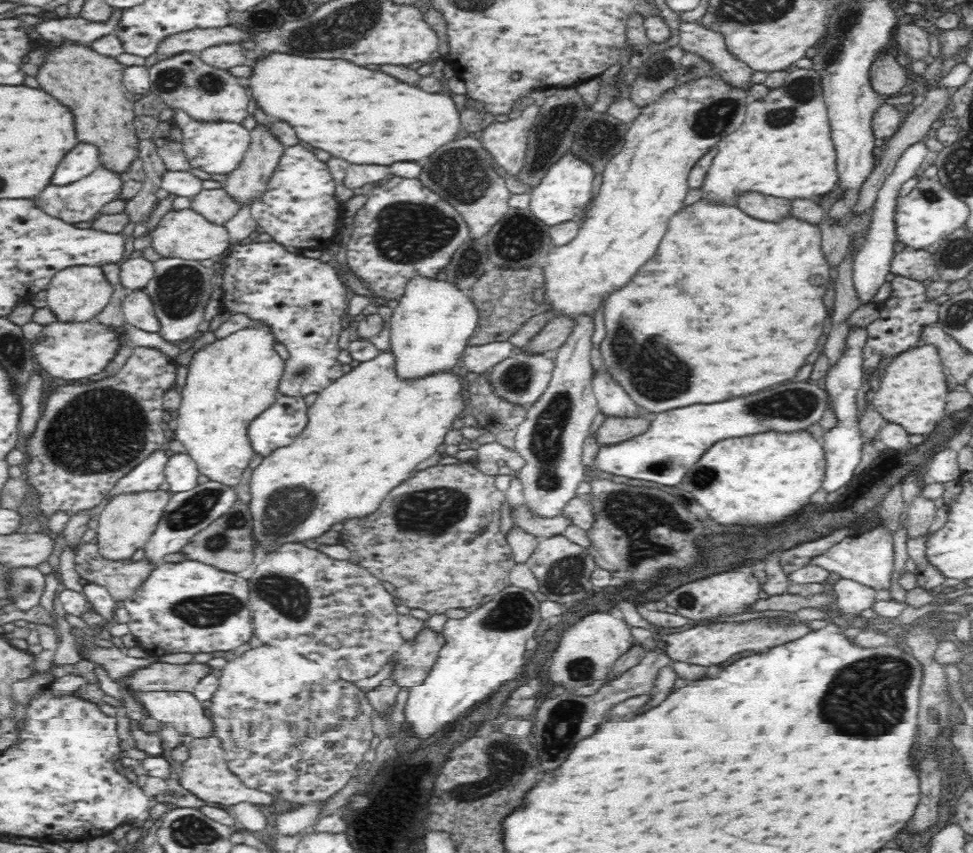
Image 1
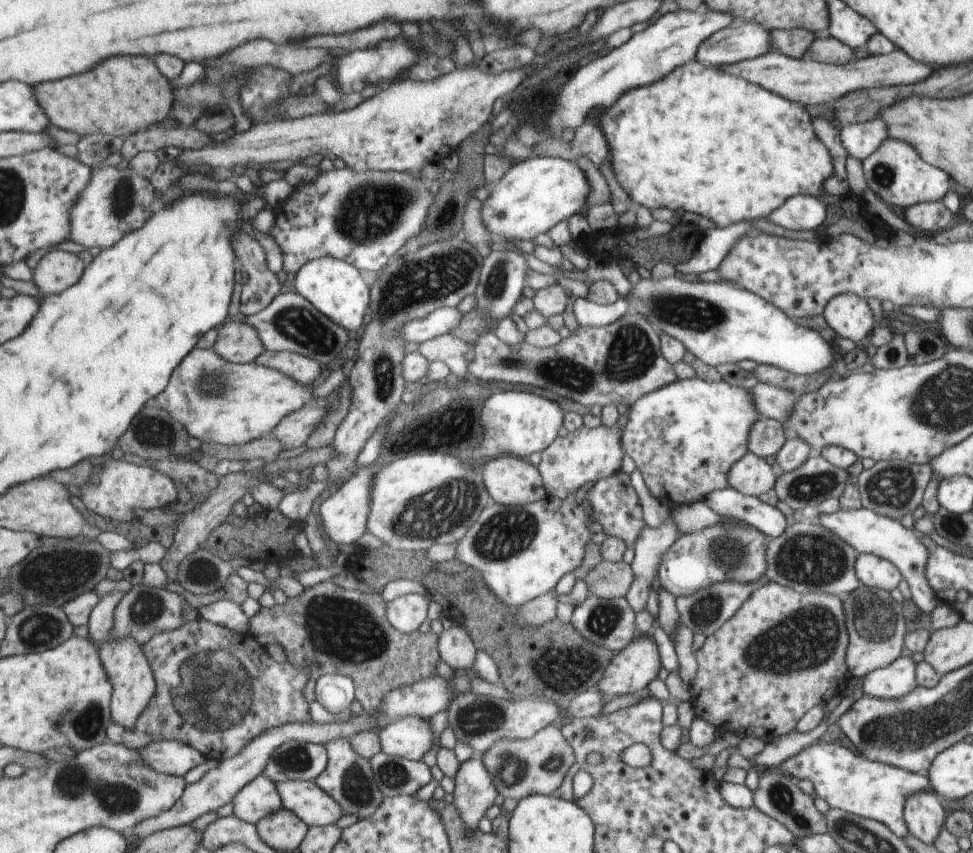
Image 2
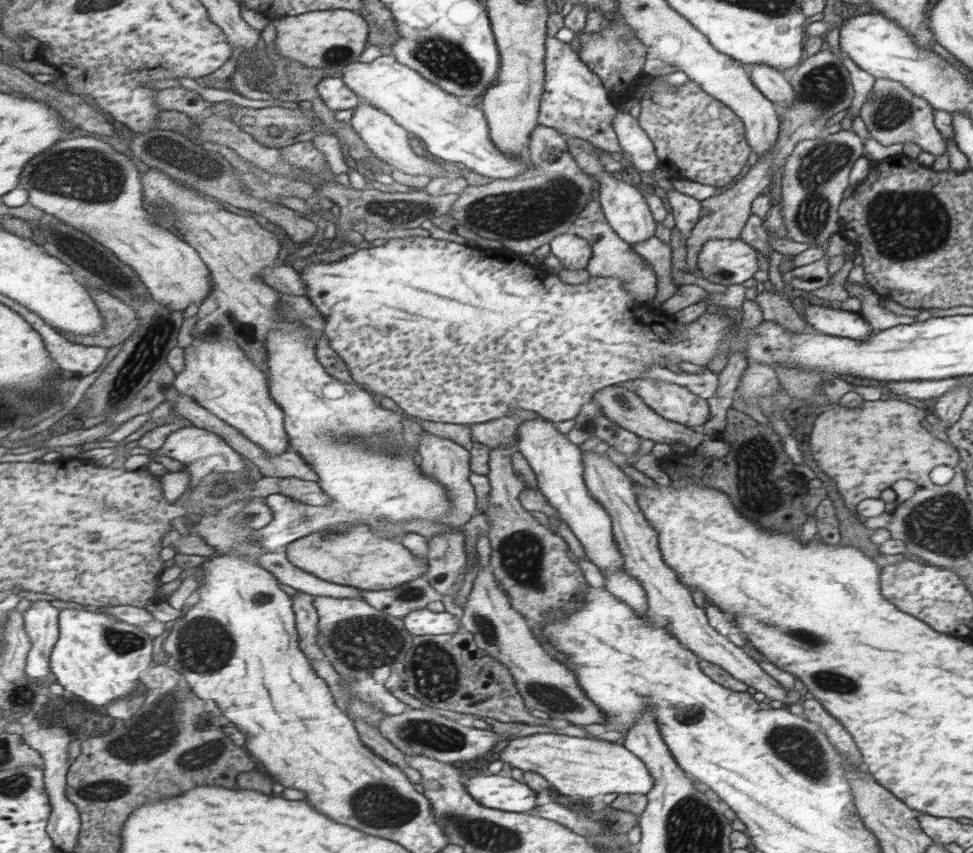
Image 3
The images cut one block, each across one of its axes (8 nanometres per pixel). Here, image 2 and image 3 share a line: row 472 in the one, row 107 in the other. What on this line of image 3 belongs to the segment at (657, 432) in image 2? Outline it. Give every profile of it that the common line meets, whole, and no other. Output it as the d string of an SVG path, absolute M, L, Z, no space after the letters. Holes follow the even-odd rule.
M654 75L652 82L650 83L650 87L648 87L648 91L645 93L645 89L643 89L644 94L639 100L641 111L639 117L637 118L639 122L639 126L642 127L647 132L647 137L655 144L655 153L659 158L661 168L672 169L676 168L678 171L682 171L686 174L687 178L699 182L703 185L713 186L713 187L724 187L728 185L728 182L736 176L736 174L740 174L742 172L742 168L744 168L744 164L748 162L748 156L750 156L750 144L746 142L746 137L744 136L744 130L742 130L742 119L729 107L729 105L724 104L720 100L716 100L713 96L710 96L709 93L705 91L701 87L700 84L696 84L694 81L689 80L684 85L680 85L679 87L664 85L665 75Z

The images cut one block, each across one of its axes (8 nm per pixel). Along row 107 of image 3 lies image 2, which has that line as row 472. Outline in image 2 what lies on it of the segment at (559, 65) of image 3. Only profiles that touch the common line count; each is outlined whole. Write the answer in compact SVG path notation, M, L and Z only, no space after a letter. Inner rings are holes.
M617 424L613 426L600 425L590 428L582 425L579 429L569 432L566 436L558 436L557 440L541 452L539 467L546 478L546 490L556 498L567 498L574 494L584 484L612 476L621 470L624 455L622 442L624 428Z

